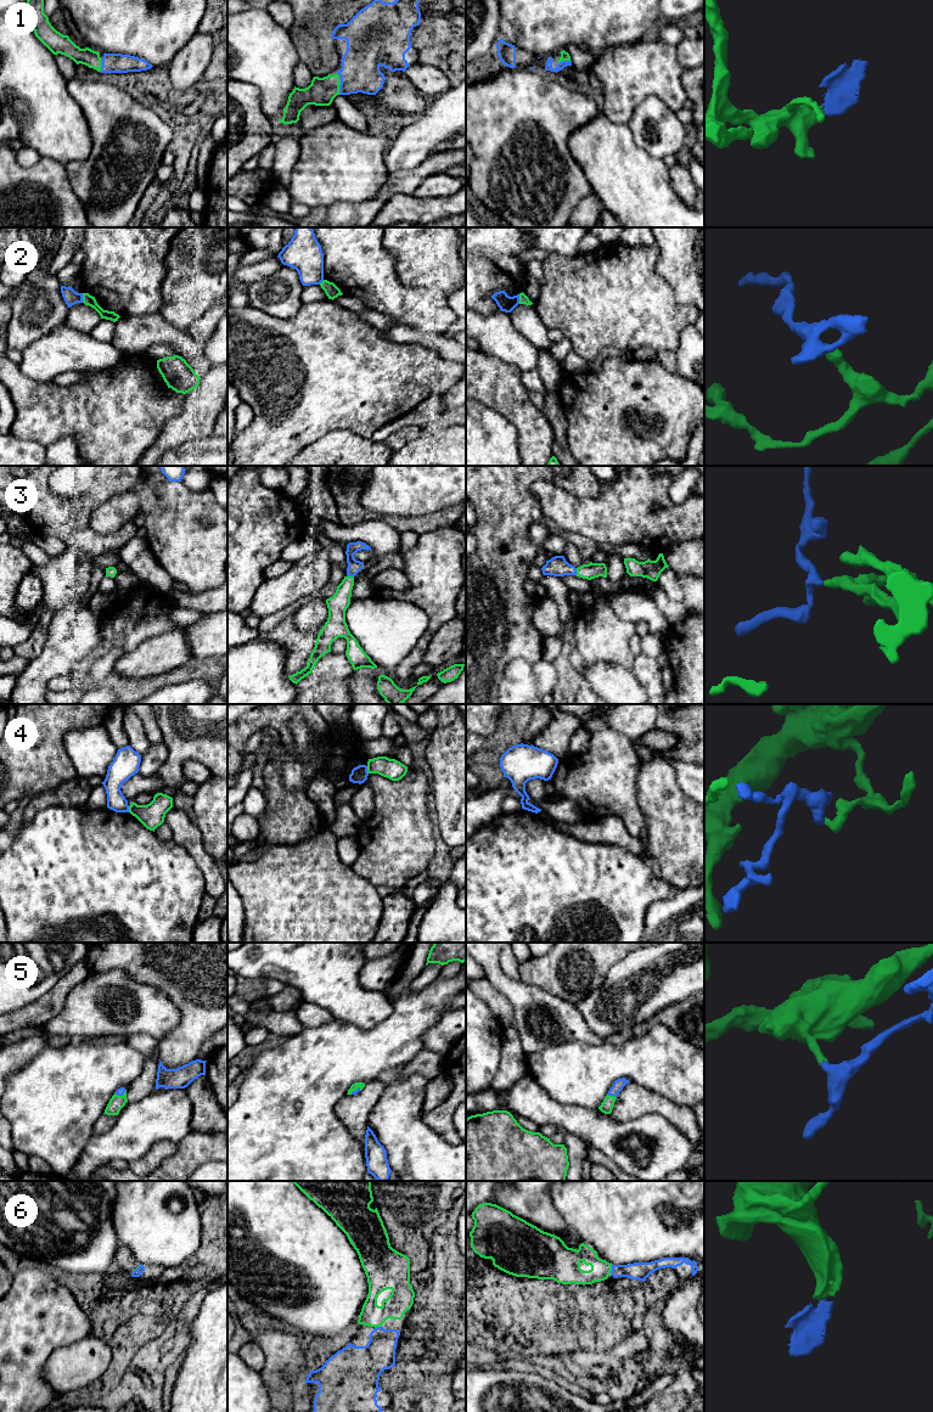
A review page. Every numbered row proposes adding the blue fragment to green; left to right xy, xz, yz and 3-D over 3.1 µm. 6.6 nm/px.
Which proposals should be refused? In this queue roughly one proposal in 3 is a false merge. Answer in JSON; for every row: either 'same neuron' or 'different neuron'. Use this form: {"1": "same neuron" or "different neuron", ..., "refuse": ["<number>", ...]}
{"1": "same neuron", "2": "different neuron", "3": "same neuron", "4": "different neuron", "5": "same neuron", "6": "same neuron", "refuse": ["2", "4"]}

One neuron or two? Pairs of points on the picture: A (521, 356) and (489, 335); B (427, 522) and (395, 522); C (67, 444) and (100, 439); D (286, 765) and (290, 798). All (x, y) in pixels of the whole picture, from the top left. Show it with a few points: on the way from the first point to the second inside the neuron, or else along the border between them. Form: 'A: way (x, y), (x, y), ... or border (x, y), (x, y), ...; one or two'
A: way (513, 349), (496, 336); one
B: way (420, 523), (403, 523); one
C: border (48, 446), (65, 437), (72, 437), (80, 453); two
D: border (275, 763), (286, 788), (299, 788), (309, 781); two

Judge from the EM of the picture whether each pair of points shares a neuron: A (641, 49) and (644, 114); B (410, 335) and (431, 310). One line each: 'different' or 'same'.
A: different
B: different

